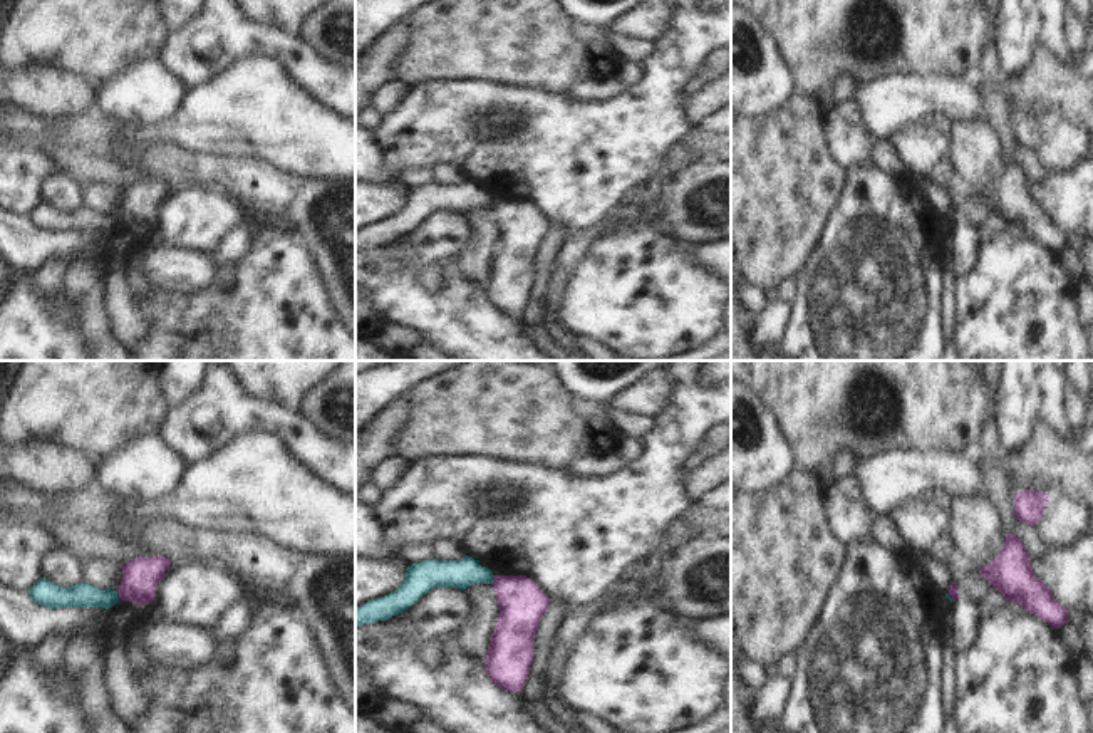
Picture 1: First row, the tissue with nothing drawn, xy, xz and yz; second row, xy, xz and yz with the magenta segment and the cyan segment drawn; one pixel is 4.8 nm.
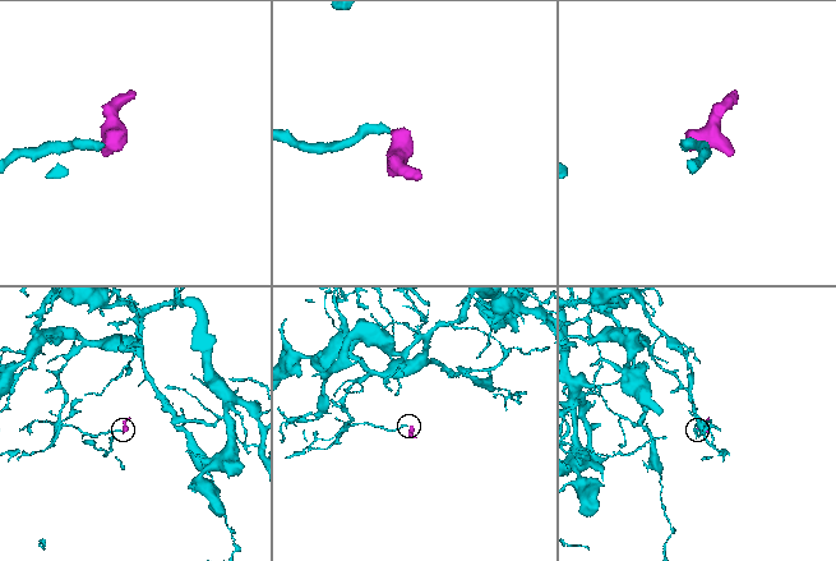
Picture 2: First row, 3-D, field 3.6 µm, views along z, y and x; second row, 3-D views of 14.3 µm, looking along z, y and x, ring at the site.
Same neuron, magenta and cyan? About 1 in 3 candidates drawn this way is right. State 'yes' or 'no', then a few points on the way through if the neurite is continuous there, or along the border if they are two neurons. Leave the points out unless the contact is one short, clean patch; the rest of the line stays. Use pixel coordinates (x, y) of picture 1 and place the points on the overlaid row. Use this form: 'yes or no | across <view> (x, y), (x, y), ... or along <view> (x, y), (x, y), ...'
no | along xz (495, 576), (492, 584)

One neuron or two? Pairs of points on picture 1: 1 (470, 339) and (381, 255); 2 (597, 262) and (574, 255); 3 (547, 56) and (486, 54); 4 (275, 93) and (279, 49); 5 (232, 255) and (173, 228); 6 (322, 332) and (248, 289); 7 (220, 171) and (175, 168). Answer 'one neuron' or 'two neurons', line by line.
1: one neuron
2: two neurons
3: one neuron
4: two neurons
5: two neurons
6: one neuron
7: one neuron

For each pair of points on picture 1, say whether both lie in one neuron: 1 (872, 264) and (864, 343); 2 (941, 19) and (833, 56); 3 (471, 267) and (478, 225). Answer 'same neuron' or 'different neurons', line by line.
1: same neuron
2: same neuron
3: same neuron

